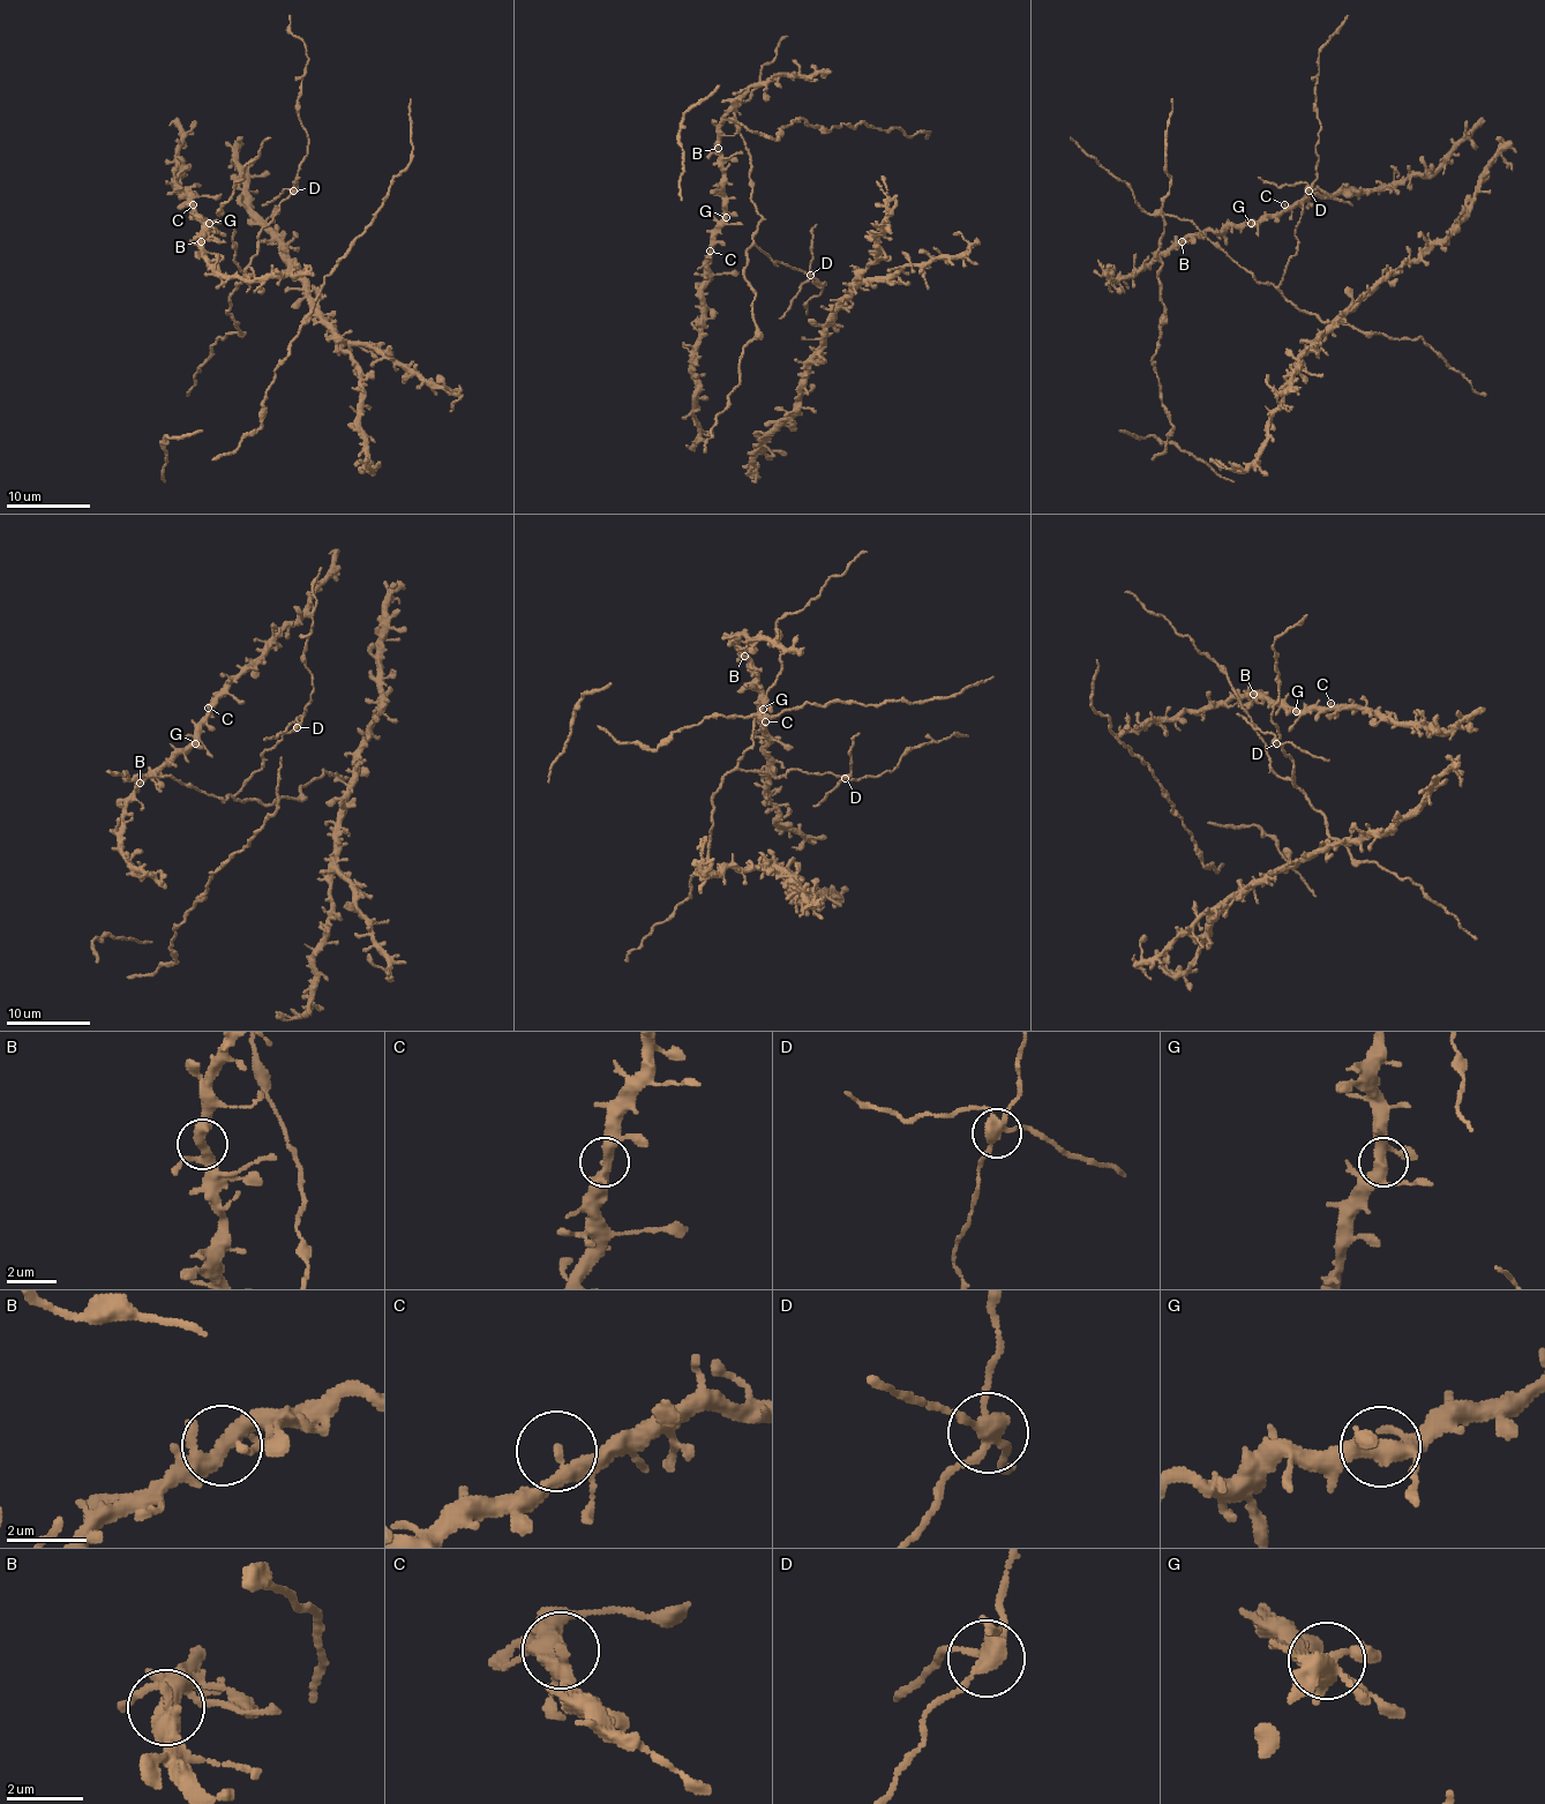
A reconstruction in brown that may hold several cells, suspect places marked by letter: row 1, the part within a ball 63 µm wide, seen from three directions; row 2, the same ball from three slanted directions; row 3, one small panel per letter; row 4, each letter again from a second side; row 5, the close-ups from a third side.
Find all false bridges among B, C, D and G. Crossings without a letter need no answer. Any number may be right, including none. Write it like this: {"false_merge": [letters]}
{"false_merge": ["D"]}

